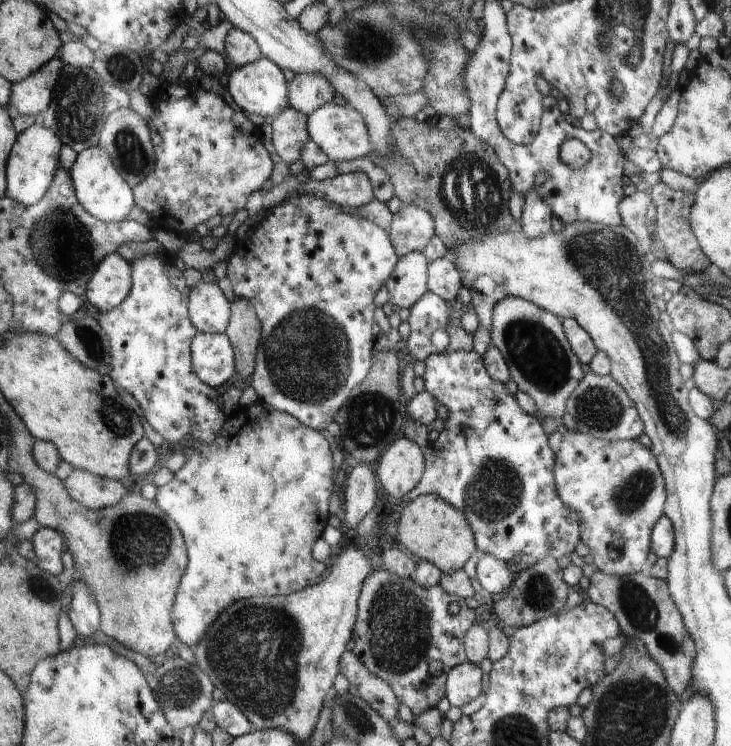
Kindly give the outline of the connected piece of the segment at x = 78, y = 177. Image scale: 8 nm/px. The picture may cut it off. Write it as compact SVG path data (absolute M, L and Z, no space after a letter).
M97 146L87 148L82 154L78 154L78 158L70 171L82 206L94 218L106 223L116 223L124 221L124 218L128 216L128 212L134 208L132 190L114 168L114 164L112 164L110 156L106 154L106 150L102 150Z

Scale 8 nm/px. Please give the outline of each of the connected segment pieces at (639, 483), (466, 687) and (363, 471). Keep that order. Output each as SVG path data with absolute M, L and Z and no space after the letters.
M568 430L561 438L557 456L558 490L562 490L562 498L566 498L566 506L570 506L570 510L576 511L583 519L581 522L581 543L587 546L598 570L604 574L623 577L629 577L634 572L640 572L644 562L646 562L646 558L648 558L648 552L650 552L650 532L653 532L652 528L656 528L660 516L665 513L662 512L662 506L665 506L664 500L668 500L668 491L664 490L664 475L661 473L661 467L658 466L657 458L652 454L652 450L644 448L644 445L637 439L606 442L606 440L594 438L594 436L581 431Z
M463 662L450 670L446 679L446 698L451 706L460 708L474 700L480 694L480 678L482 672L474 663Z
M368 465L354 466L354 470L344 480L344 522L339 525L344 529L356 528L362 519L372 510L376 500L376 478Z

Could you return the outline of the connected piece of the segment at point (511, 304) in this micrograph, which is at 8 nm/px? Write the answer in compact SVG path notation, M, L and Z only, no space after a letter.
M510 296L493 310L492 339L506 358L516 386L534 400L537 412L561 423L569 398L584 380L579 358L570 350L563 320L528 299Z

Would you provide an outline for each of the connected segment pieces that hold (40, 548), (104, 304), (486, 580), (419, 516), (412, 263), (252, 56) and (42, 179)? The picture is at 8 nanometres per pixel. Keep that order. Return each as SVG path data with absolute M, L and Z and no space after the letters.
M42 526L33 537L36 548L36 560L33 560L48 572L60 576L64 572L64 552L68 544L61 532Z
M117 252L105 257L102 270L90 282L90 304L102 313L124 304L131 289L130 263Z
M483 554L476 566L476 578L480 582L484 593L494 594L494 592L504 592L508 586L513 586L512 572L508 570L506 562L493 555Z
M425 494L407 501L402 504L398 519L398 540L414 556L431 562L441 573L456 573L476 552L477 544L474 544L475 536L472 536L473 529L468 519L438 495Z
M422 252L408 253L400 257L392 276L386 281L386 288L391 296L391 303L402 308L412 308L426 290L426 257Z
M234 27L225 38L225 51L230 64L235 68L256 62L263 56L257 40Z
M45 124L32 125L19 134L18 142L12 151L8 163L8 196L26 206L40 204L50 188L57 181L62 170L62 148L66 145L56 130Z

